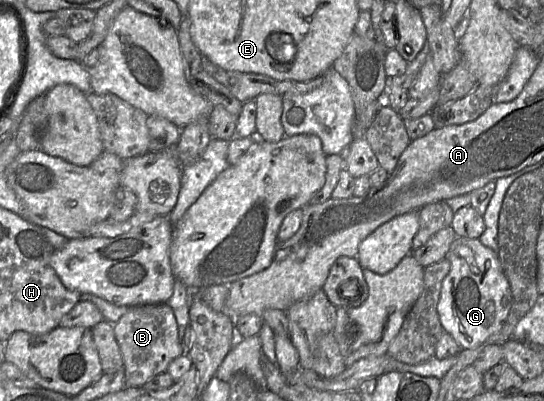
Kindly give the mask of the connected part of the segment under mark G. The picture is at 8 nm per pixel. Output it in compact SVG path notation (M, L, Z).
M456 237L446 259L450 262L450 270L442 282L437 305L439 319L444 330L453 336L462 350L472 349L502 328L512 305L510 284L498 254L479 239Z

